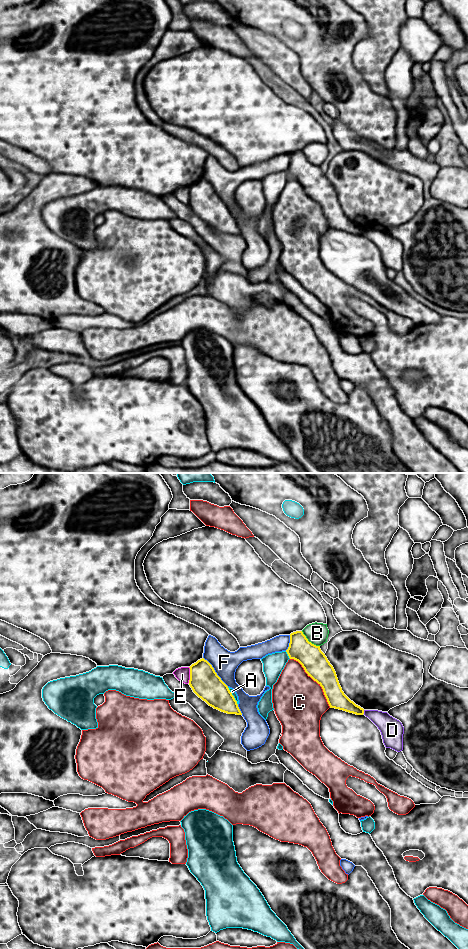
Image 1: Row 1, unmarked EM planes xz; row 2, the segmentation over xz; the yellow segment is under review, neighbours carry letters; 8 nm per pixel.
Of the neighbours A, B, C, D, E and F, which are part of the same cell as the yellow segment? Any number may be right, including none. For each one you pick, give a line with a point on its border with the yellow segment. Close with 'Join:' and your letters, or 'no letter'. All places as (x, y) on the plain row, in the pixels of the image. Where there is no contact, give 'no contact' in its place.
Join: no letter

